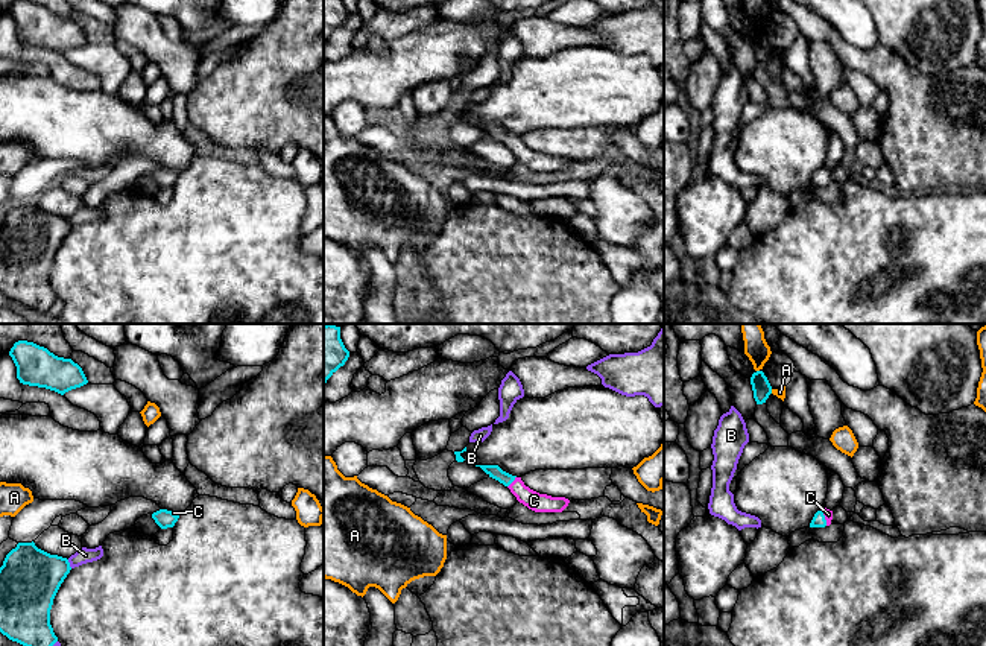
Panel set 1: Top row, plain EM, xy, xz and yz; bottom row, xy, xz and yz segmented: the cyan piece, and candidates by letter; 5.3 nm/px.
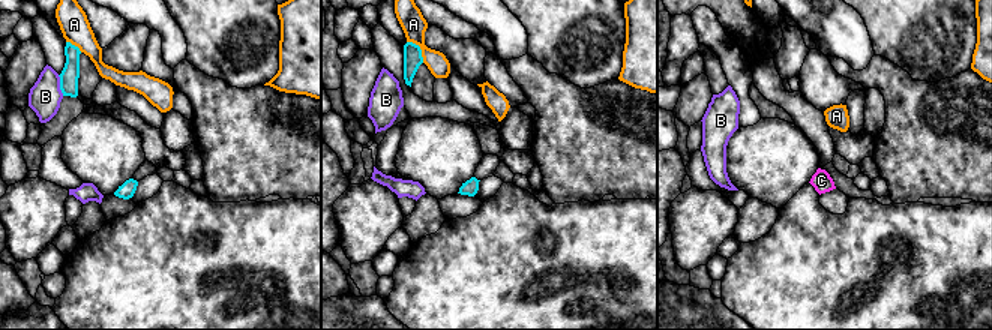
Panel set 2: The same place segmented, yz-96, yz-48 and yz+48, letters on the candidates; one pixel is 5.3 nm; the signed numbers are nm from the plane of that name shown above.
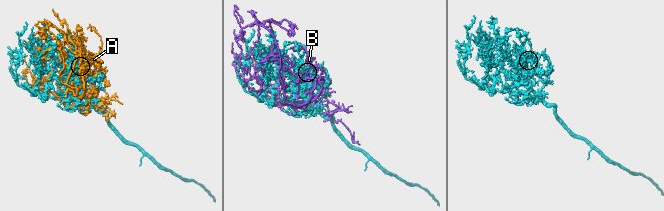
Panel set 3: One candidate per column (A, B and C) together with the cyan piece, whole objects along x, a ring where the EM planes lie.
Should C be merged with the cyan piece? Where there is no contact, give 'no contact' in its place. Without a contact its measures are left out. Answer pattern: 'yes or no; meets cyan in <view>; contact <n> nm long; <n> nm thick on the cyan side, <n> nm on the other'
yes; meets cyan in xz; contact 80 nm long; 70 nm thick on the cyan side, 100 nm on the other

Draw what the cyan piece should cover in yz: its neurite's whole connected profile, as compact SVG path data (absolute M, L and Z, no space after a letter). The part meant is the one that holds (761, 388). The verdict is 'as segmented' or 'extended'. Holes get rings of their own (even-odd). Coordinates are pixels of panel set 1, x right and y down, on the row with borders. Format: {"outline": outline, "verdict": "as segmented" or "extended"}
{"outline": "M763 371L754 372L751 377L751 385L752 385L754 398L757 404L766 403L766 400L772 394L772 386L767 377L764 375L764 372Z", "verdict": "as segmented"}

